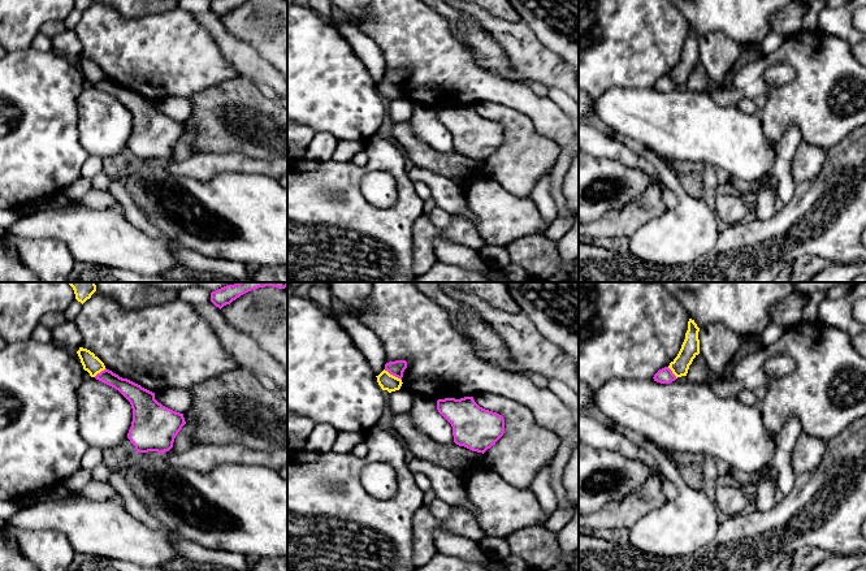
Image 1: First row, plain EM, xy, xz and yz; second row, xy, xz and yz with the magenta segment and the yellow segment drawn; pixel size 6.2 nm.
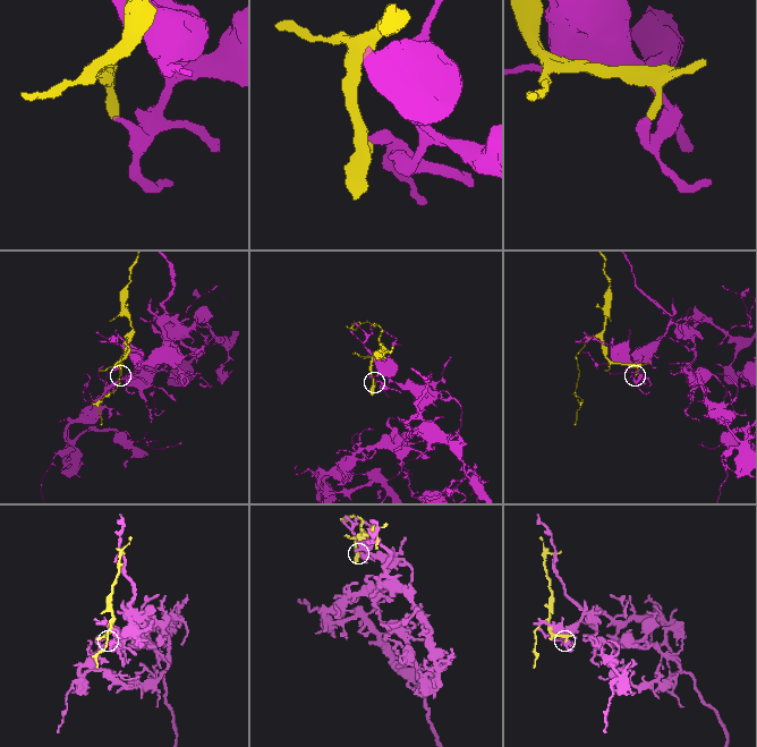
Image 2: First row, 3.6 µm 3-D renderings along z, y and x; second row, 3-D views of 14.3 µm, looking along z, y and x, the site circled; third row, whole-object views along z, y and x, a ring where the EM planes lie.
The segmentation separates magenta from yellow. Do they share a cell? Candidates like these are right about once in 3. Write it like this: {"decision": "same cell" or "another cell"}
{"decision": "another cell"}

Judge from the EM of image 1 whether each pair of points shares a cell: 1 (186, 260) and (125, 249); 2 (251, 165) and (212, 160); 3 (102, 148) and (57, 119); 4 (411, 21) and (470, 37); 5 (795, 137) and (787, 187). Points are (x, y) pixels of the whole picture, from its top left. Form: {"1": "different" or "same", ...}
{"1": "different", "2": "same", "3": "different", "4": "different", "5": "same"}

